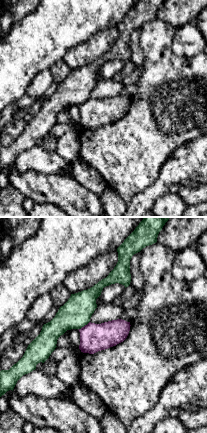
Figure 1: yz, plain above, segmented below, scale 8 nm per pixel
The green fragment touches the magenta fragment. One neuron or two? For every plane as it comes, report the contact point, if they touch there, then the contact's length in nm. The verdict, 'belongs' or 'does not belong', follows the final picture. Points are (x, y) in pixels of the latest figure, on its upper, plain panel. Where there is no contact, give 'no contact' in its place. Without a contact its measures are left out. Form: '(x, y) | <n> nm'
(84, 101) | 110 nm

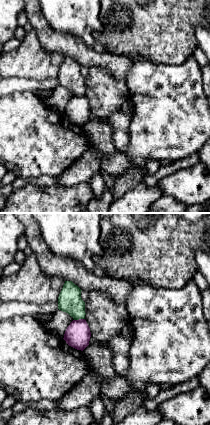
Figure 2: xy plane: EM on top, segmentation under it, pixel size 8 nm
(79, 94) | 90 nm

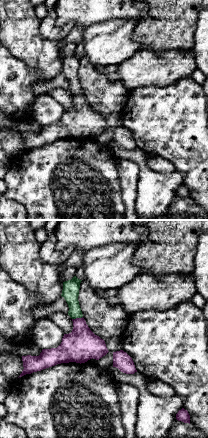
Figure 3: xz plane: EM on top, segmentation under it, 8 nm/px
(77, 93) | 90 nm

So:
does not belong

